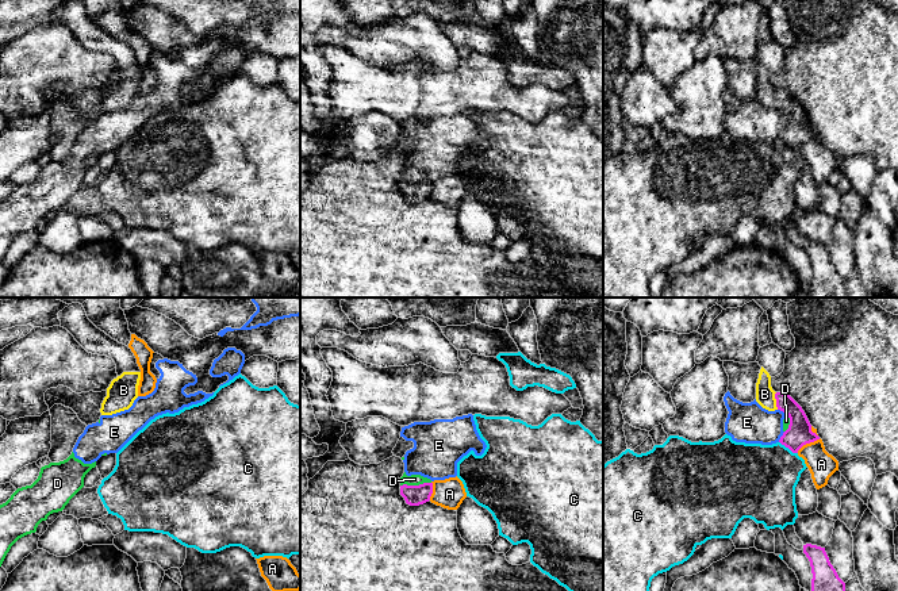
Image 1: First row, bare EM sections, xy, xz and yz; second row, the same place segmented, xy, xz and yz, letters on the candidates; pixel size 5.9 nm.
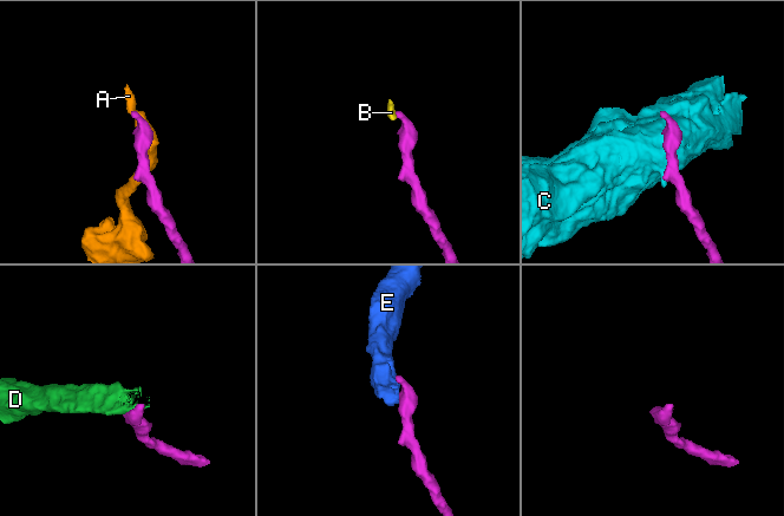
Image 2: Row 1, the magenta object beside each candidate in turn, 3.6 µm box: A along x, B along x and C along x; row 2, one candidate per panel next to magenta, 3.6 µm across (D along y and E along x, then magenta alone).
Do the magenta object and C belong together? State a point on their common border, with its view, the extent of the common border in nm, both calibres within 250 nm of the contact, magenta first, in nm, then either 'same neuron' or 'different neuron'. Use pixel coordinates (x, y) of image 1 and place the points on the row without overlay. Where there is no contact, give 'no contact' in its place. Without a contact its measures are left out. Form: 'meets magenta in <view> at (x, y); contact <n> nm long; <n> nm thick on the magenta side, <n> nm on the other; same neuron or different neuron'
meets magenta in yz at (789, 145); contact 130 nm long; 150 nm thick on the magenta side, 420 nm on the other; different neuron

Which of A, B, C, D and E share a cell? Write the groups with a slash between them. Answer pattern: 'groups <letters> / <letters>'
groups A / B / C / D E

